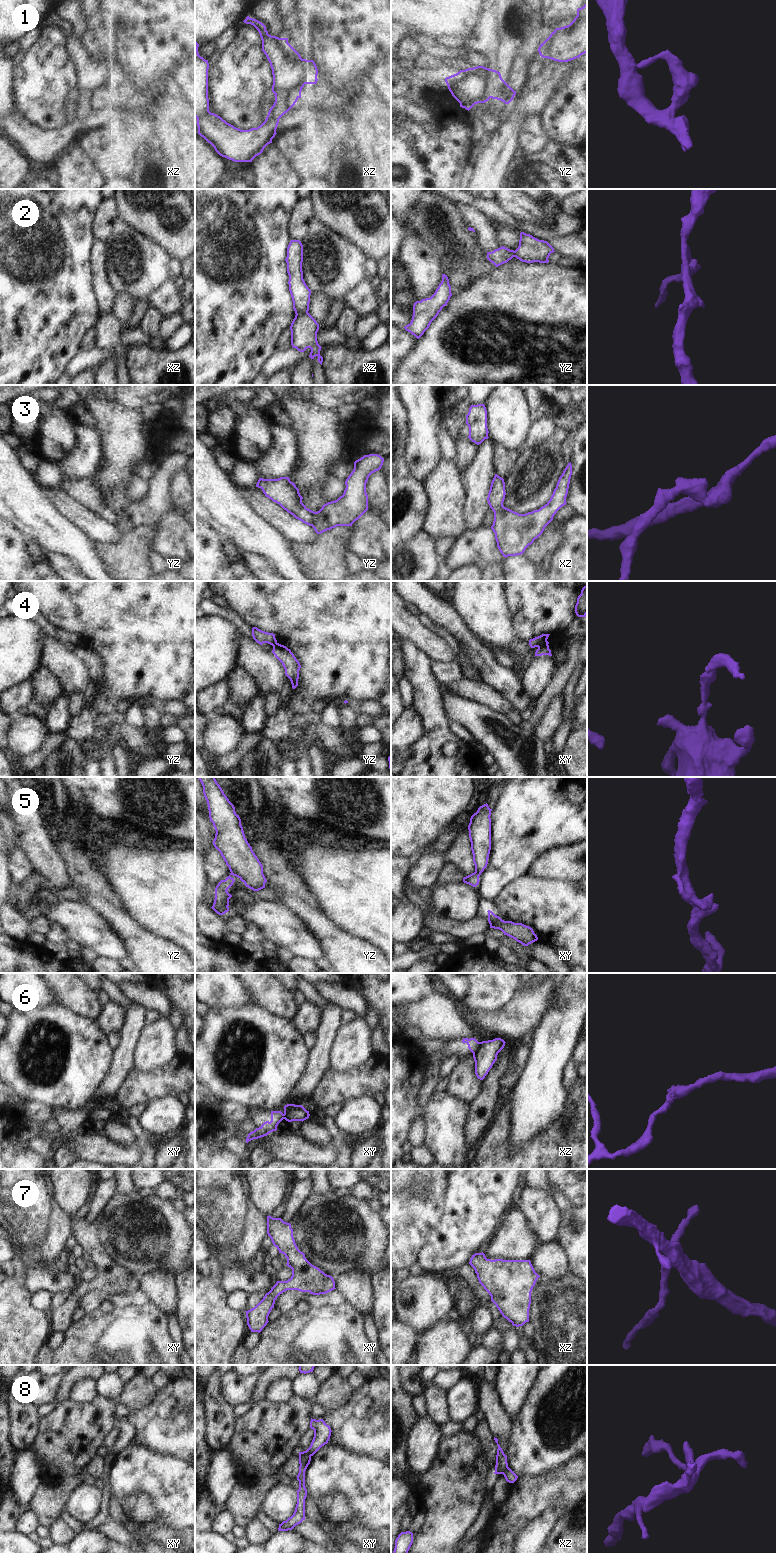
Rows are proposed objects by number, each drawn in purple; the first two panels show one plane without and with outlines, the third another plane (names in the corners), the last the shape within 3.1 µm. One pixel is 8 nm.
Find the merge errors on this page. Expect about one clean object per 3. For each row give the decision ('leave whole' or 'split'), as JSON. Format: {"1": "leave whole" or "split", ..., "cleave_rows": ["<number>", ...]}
{"1": "split", "2": "split", "3": "split", "4": "split", "5": "split", "6": "split", "7": "leave whole", "8": "split", "cleave_rows": ["1", "2", "3", "4", "5", "6", "8"]}

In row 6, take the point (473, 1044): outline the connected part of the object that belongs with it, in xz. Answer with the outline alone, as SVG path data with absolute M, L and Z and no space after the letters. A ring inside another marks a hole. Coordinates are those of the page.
M463 1038L462 1043L466 1043L468 1045L469 1050L474 1054L478 1047L479 1042L475 1038Z

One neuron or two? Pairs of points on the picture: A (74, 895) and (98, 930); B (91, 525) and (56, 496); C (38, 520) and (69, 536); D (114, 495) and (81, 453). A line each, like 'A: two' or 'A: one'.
A: two
B: one
C: one
D: two

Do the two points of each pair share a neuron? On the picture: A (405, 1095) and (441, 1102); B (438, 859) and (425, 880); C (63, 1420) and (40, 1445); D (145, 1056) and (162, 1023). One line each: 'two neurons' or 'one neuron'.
A: one neuron
B: one neuron
C: one neuron
D: one neuron

